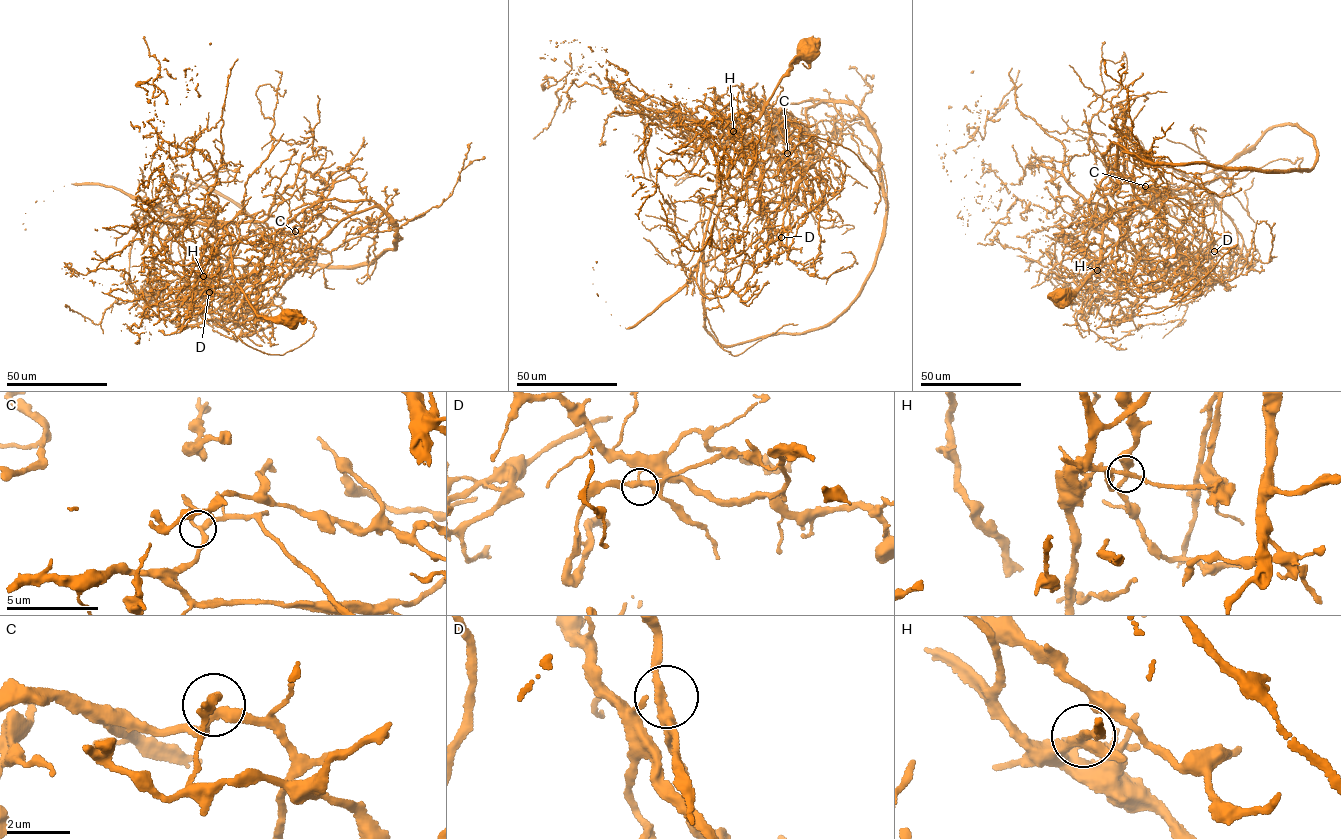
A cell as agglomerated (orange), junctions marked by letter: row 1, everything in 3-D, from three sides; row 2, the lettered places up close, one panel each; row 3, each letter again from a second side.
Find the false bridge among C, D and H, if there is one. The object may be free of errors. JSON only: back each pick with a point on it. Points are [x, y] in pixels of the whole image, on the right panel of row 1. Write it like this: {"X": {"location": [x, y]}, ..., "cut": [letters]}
{"H": {"location": [1097, 270]}, "cut": ["H"]}

